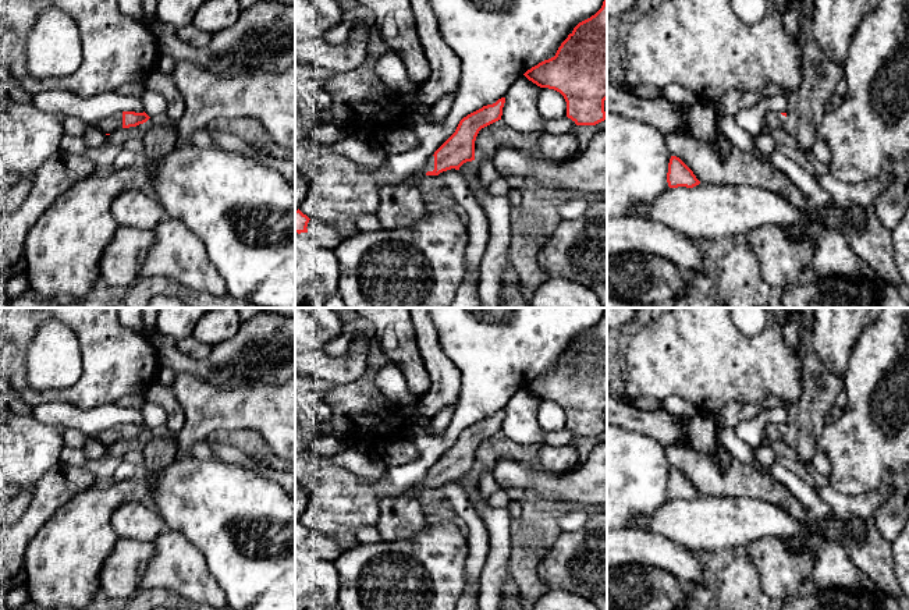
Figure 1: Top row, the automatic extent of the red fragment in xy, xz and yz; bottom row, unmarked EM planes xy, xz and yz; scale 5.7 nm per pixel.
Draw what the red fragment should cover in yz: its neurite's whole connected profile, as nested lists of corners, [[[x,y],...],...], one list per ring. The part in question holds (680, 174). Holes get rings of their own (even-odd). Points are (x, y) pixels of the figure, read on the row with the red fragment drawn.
[[[677,156],[670,159],[667,182],[670,188],[693,188],[700,184],[693,171]]]

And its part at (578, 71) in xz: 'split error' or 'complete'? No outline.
complete

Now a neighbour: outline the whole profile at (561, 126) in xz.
[[[567,116],[558,120],[548,120],[546,121],[544,125],[544,132],[550,132],[550,134],[565,134],[565,132],[571,132],[571,130],[575,127],[575,121],[572,121],[571,118],[568,118]]]

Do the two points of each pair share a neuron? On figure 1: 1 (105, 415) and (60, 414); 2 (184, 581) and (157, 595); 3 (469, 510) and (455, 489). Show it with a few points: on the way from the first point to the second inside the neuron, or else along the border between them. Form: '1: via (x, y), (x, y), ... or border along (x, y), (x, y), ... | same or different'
1: via (93, 417), (71, 417) | same
2: border along (138, 589), (166, 588), (180, 595) | different
3: via (464, 504), (455, 495) | same

